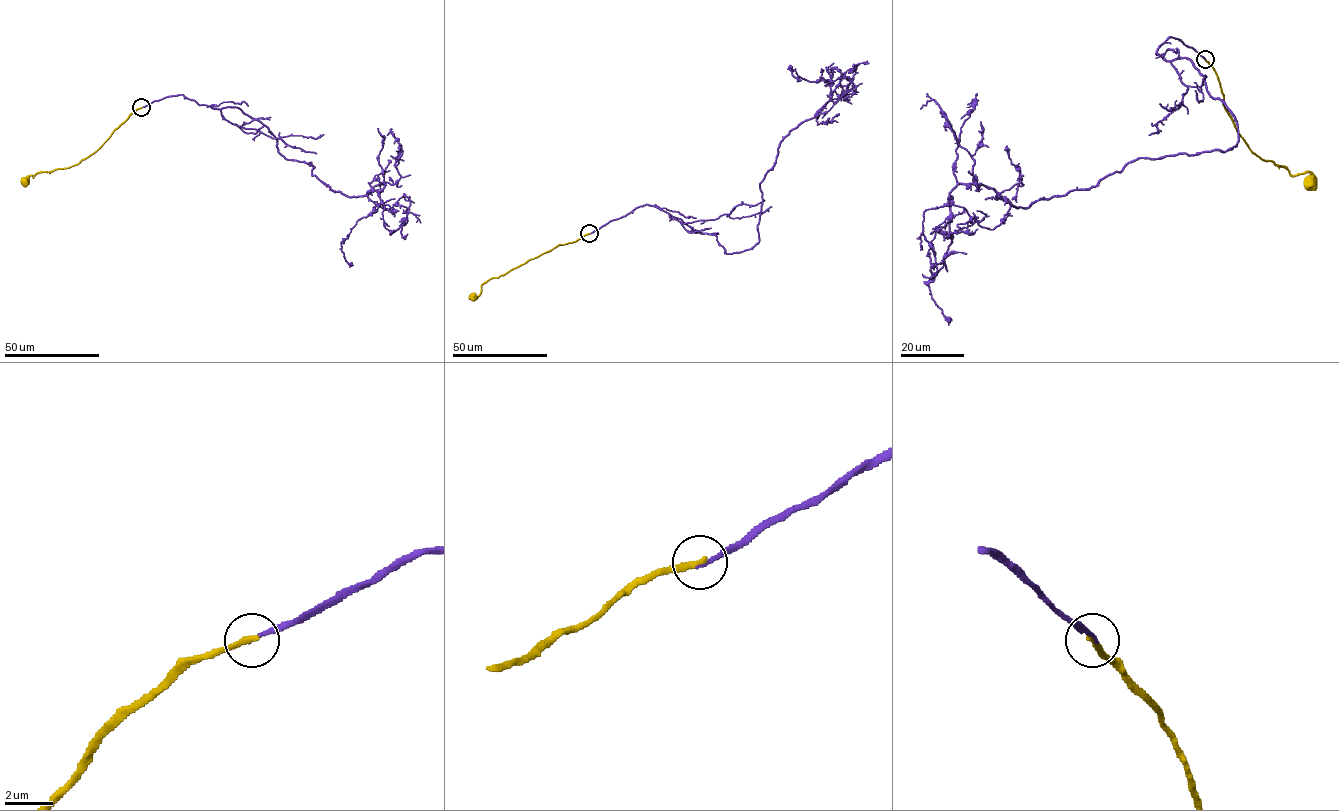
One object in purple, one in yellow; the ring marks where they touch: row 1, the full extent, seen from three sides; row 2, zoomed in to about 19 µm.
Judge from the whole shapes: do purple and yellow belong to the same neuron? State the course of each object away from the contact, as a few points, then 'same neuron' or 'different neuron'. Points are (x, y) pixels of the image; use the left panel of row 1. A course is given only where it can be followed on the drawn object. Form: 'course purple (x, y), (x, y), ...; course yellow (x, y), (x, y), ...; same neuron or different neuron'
course purple (141, 107), (180, 95), (238, 107), (331, 190), (366, 196), (384, 183), (377, 210), (341, 243), (353, 265); course yellow (141, 107), (77, 164), (39, 171), (25, 182); same neuron

